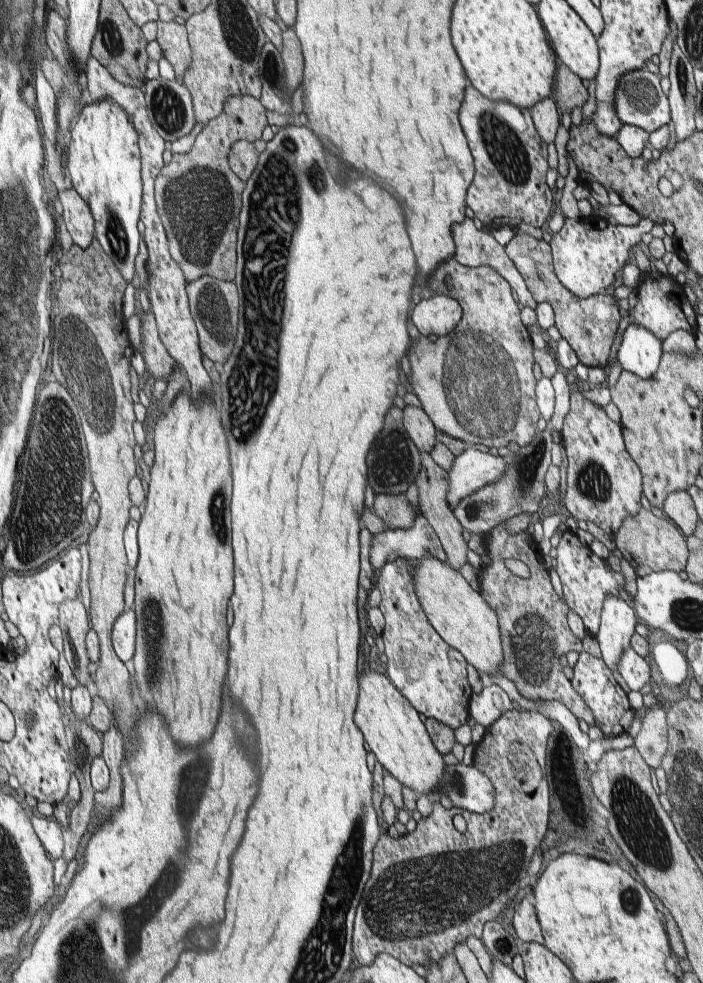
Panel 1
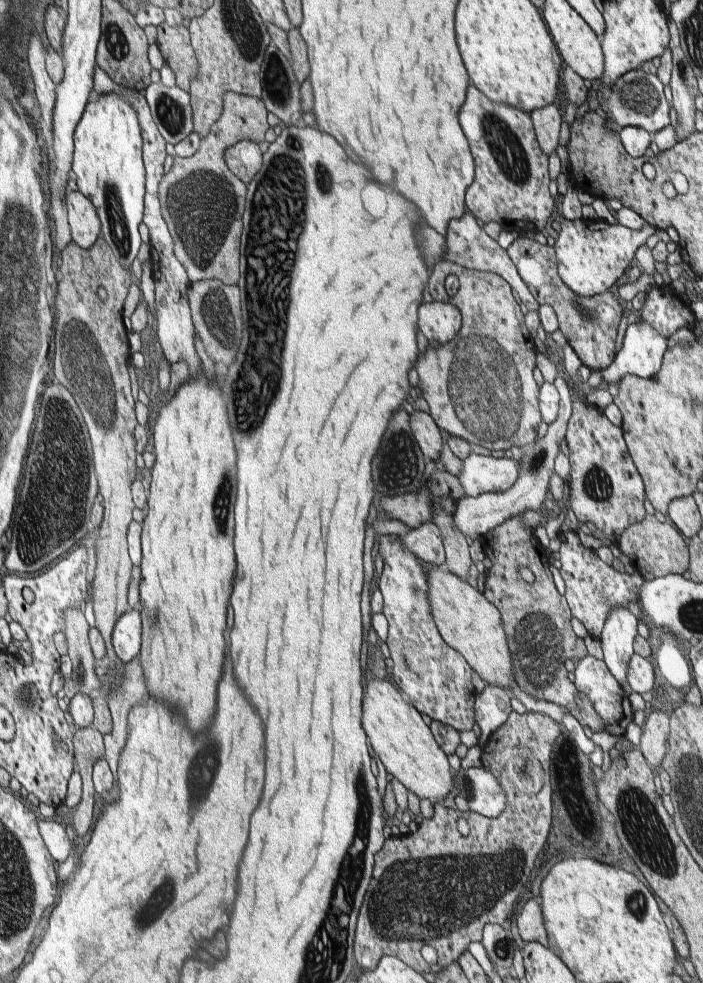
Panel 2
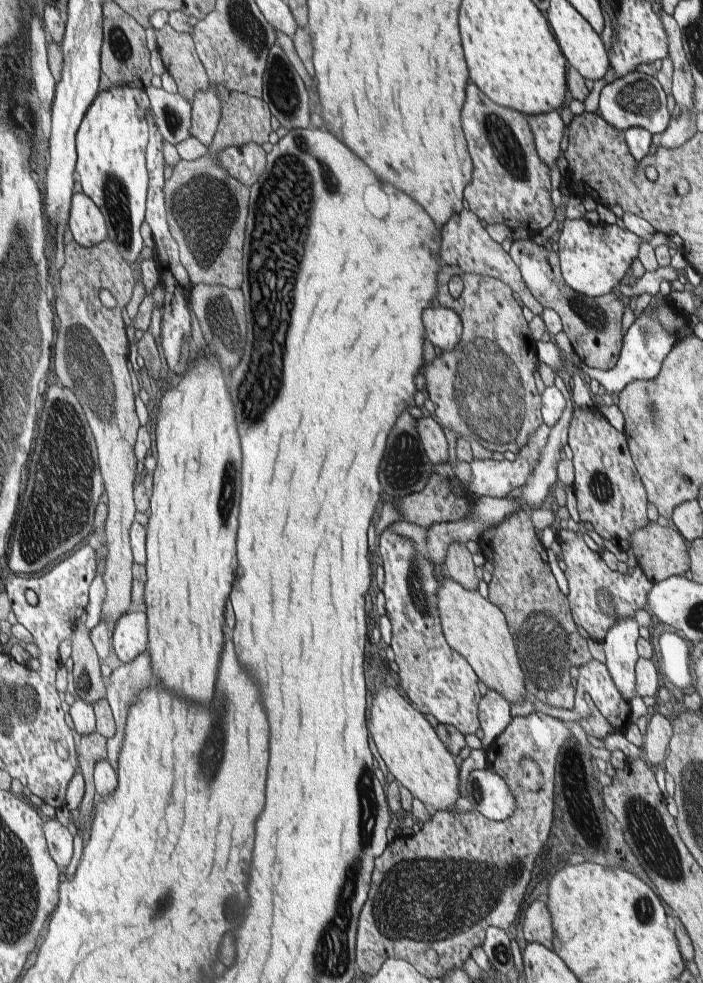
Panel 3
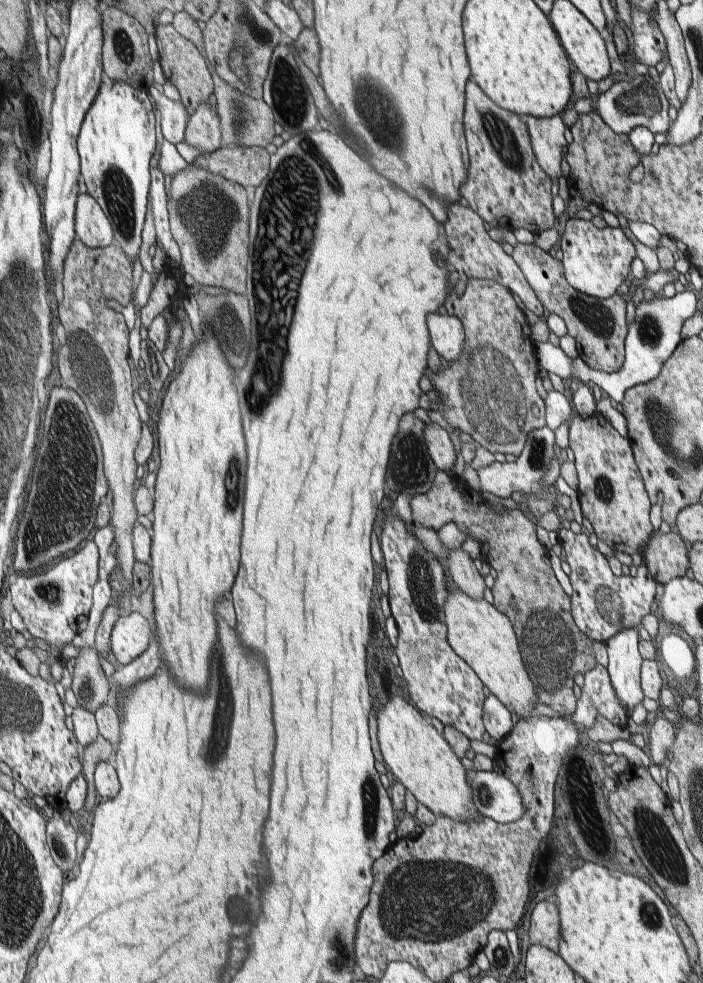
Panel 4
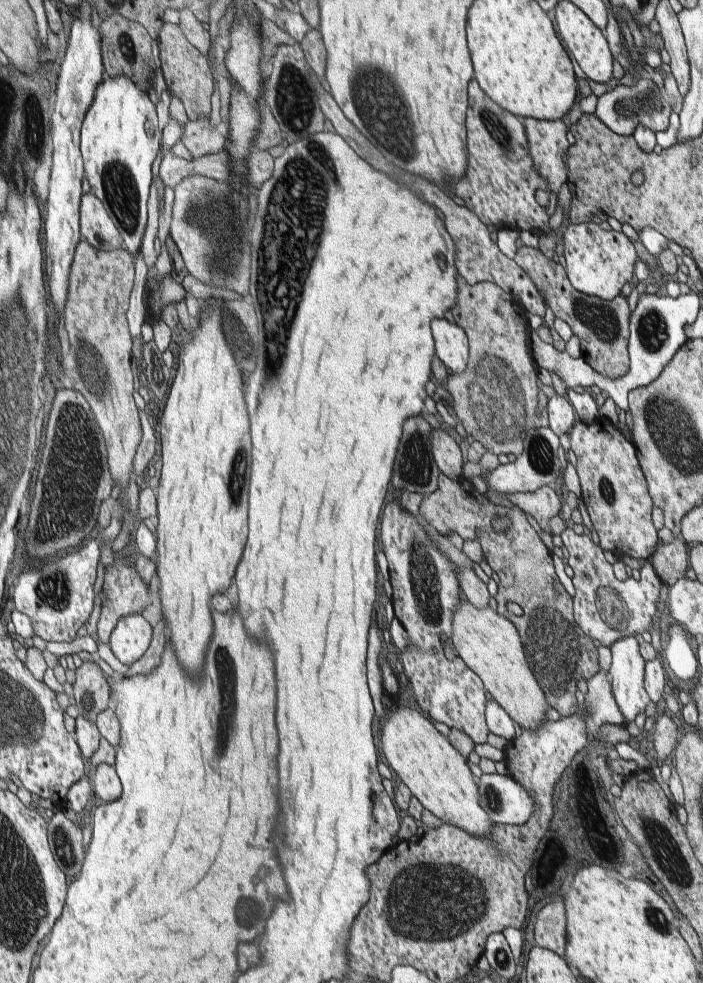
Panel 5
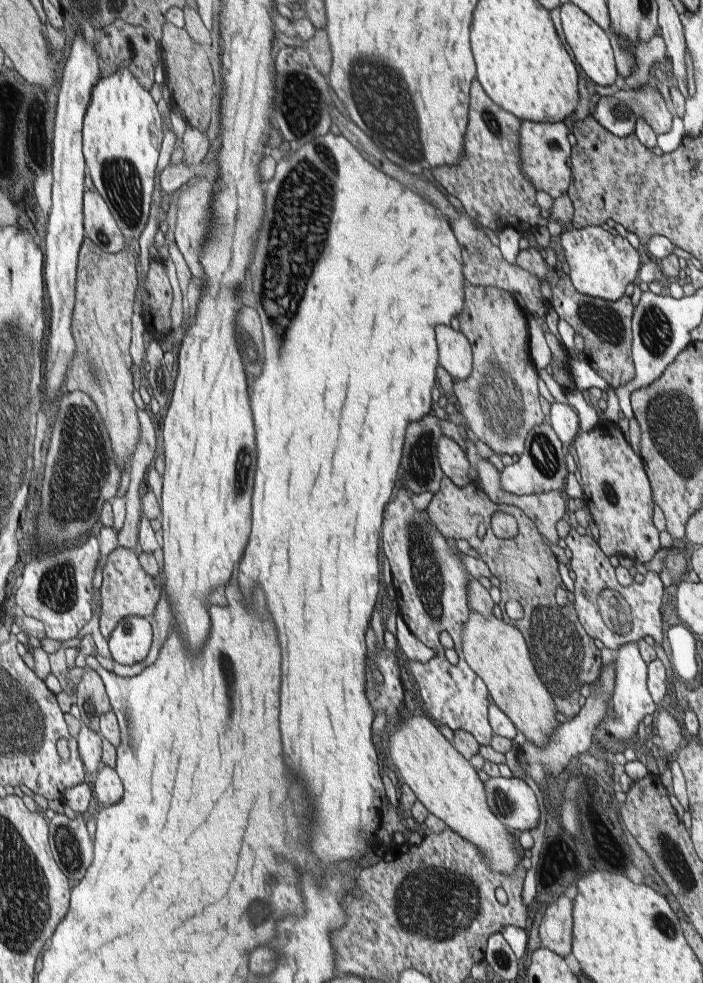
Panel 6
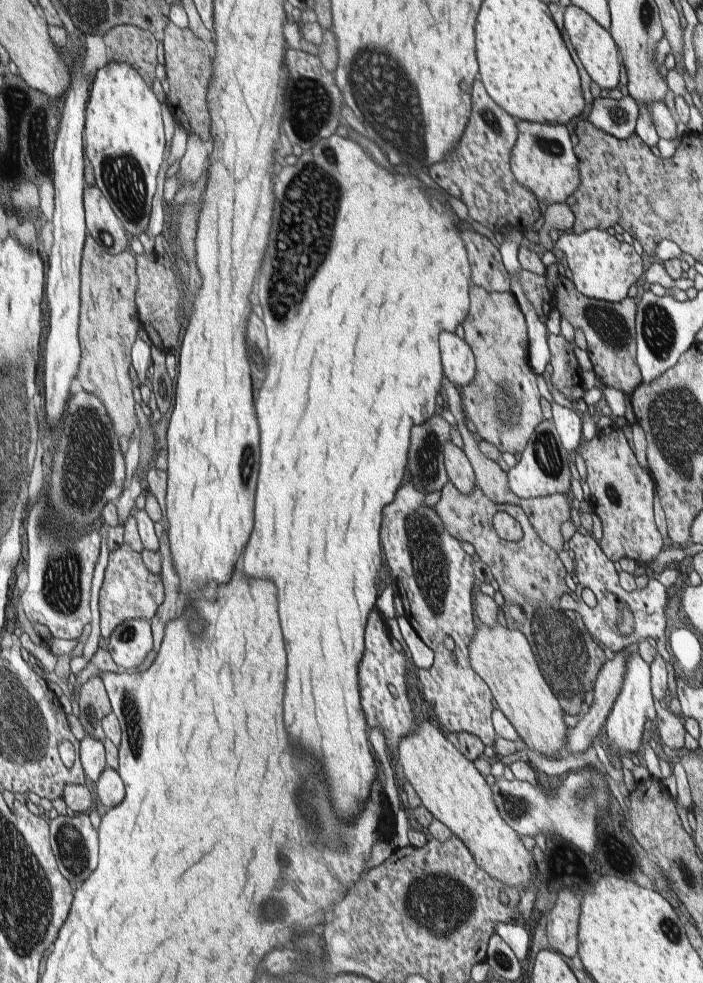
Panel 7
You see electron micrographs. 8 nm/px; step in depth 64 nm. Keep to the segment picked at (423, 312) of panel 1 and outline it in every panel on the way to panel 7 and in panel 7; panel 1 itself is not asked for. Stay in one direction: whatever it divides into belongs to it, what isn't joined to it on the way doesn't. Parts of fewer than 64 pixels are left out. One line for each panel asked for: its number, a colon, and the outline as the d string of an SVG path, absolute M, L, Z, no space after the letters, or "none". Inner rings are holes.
2: M447 302L423 304L417 310L417 328L433 344L453 342L461 328L461 312L457 306Z
3: M439 306L423 310L421 318L425 326L425 336L431 340L437 352L451 352L461 342L463 324L455 310Z
4: M439 312L427 316L427 328L433 350L441 356L443 362L455 362L465 346L465 328L463 322L455 316L441 316Z
5: M441 318L431 320L431 334L437 358L447 366L451 374L463 374L469 362L469 338L465 330Z
6: M435 326L435 340L439 366L443 366L453 380L465 380L473 370L473 344L467 336L449 326Z
7: M441 332L439 350L441 350L443 376L447 382L455 384L457 388L475 382L475 354L469 342L457 338L451 332Z

